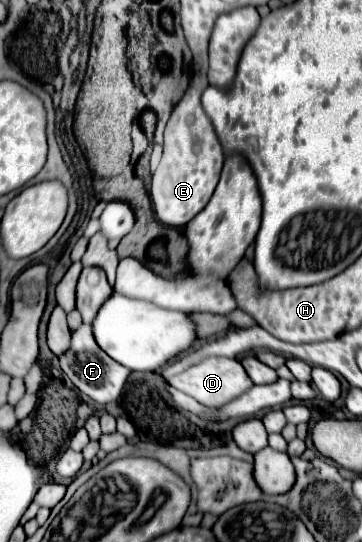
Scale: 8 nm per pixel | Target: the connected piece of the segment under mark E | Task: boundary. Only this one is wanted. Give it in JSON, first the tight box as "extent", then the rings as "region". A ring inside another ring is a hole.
{"extent":[150,81,224,227],"region":[[[204,81],[204,85],[198,85],[196,89],[196,85],[190,83],[186,95],[174,107],[164,131],[164,155],[152,175],[150,199],[154,213],[164,225],[170,227],[184,227],[192,217],[196,217],[210,201],[220,179],[224,151],[210,117],[200,105],[200,93],[206,85],[208,83]]]}

